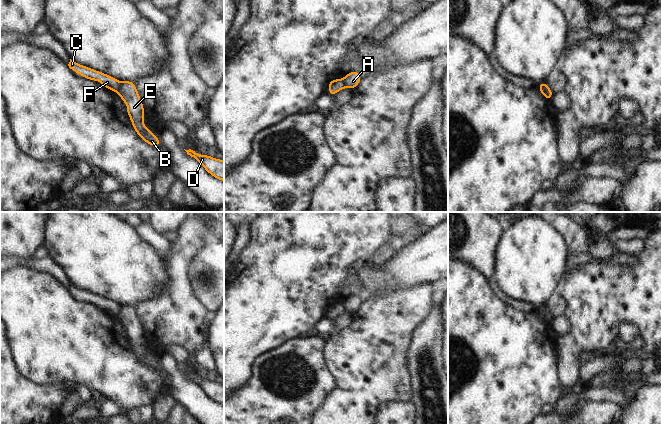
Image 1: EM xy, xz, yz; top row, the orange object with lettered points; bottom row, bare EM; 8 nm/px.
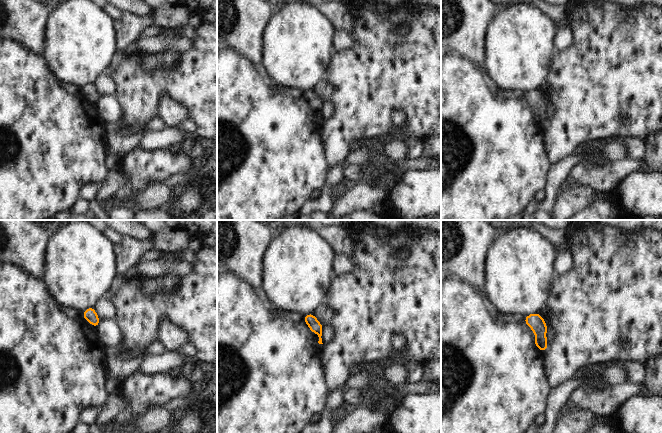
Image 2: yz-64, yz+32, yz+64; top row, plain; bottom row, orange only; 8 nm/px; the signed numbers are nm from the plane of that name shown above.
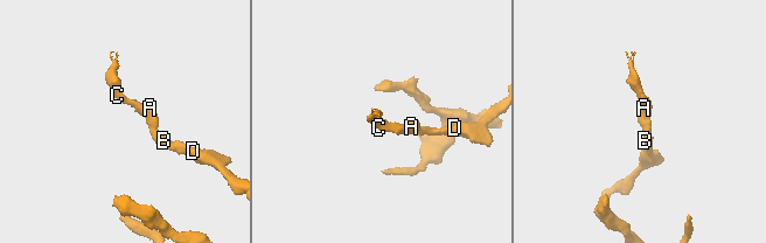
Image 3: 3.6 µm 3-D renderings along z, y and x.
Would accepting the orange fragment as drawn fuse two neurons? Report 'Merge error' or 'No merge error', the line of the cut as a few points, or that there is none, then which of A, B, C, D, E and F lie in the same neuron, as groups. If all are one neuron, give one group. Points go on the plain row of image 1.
Merge error. Split along yz (540, 307), (546, 316), (552, 318). Groups: A B D E / C F.

